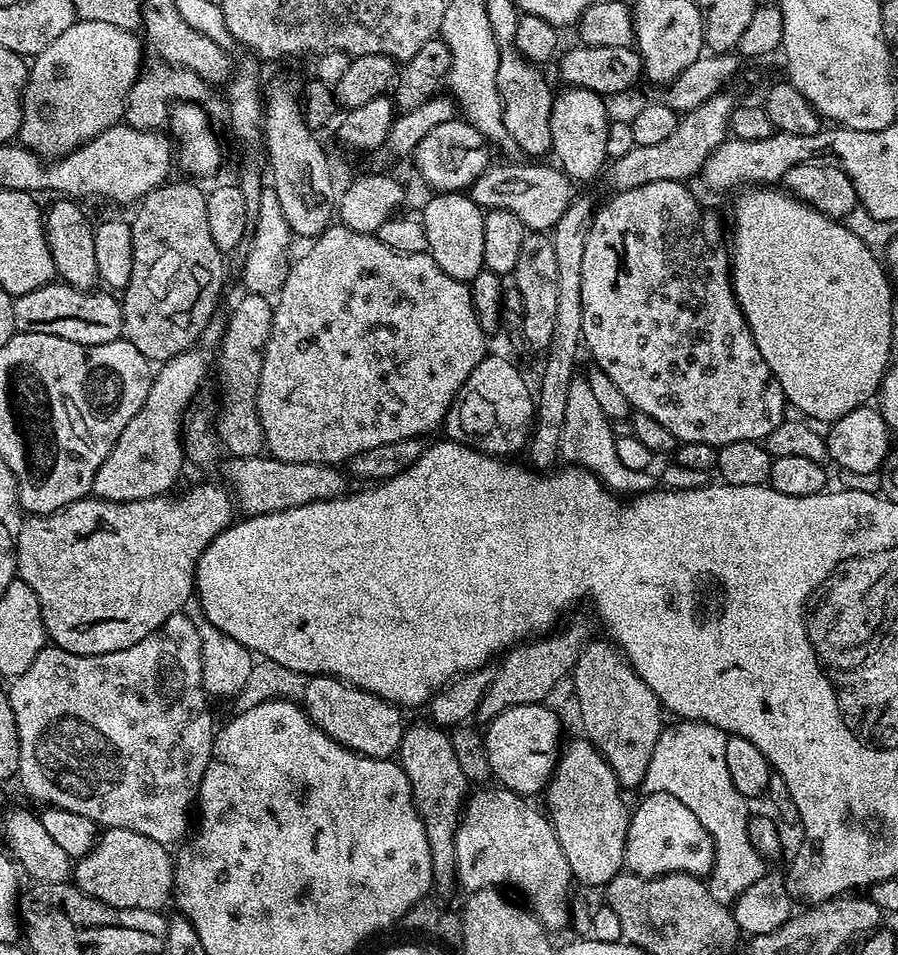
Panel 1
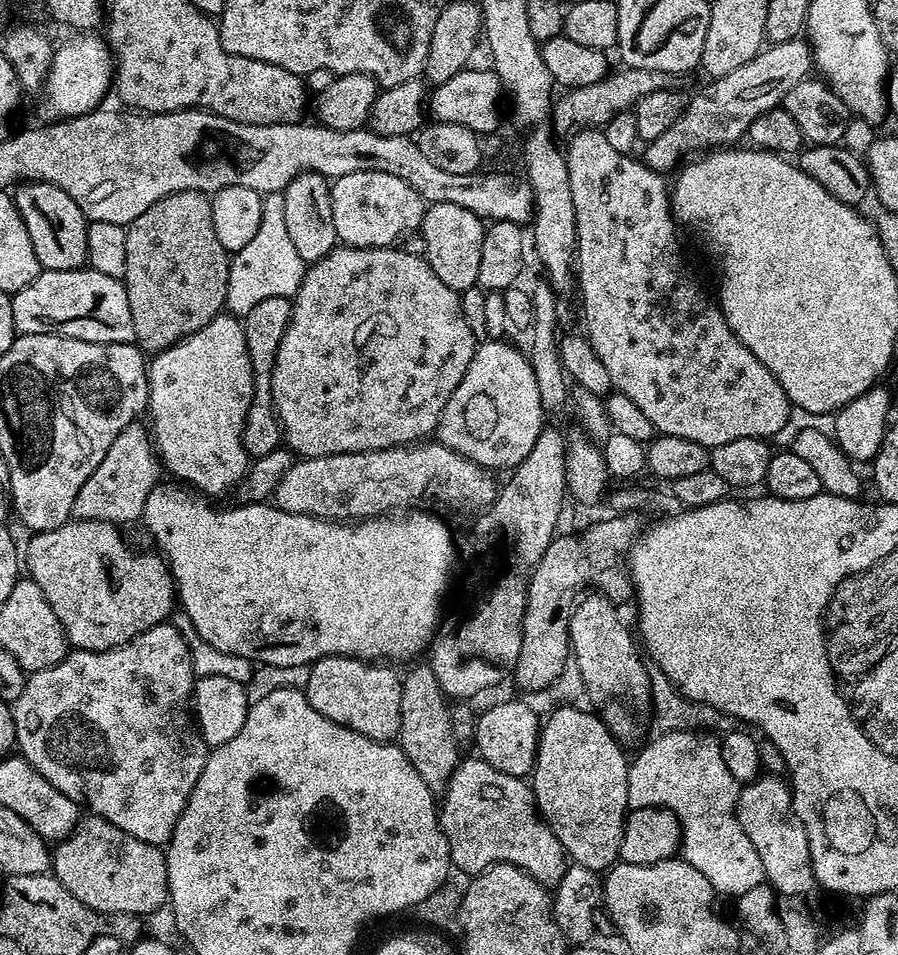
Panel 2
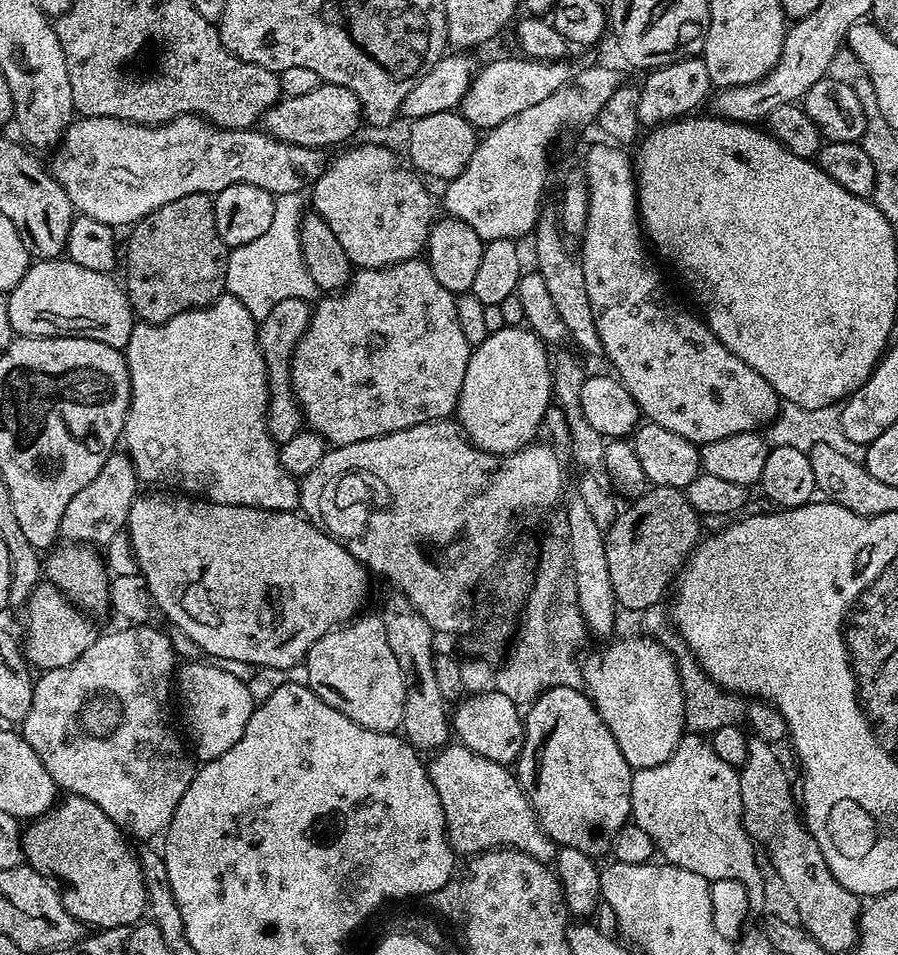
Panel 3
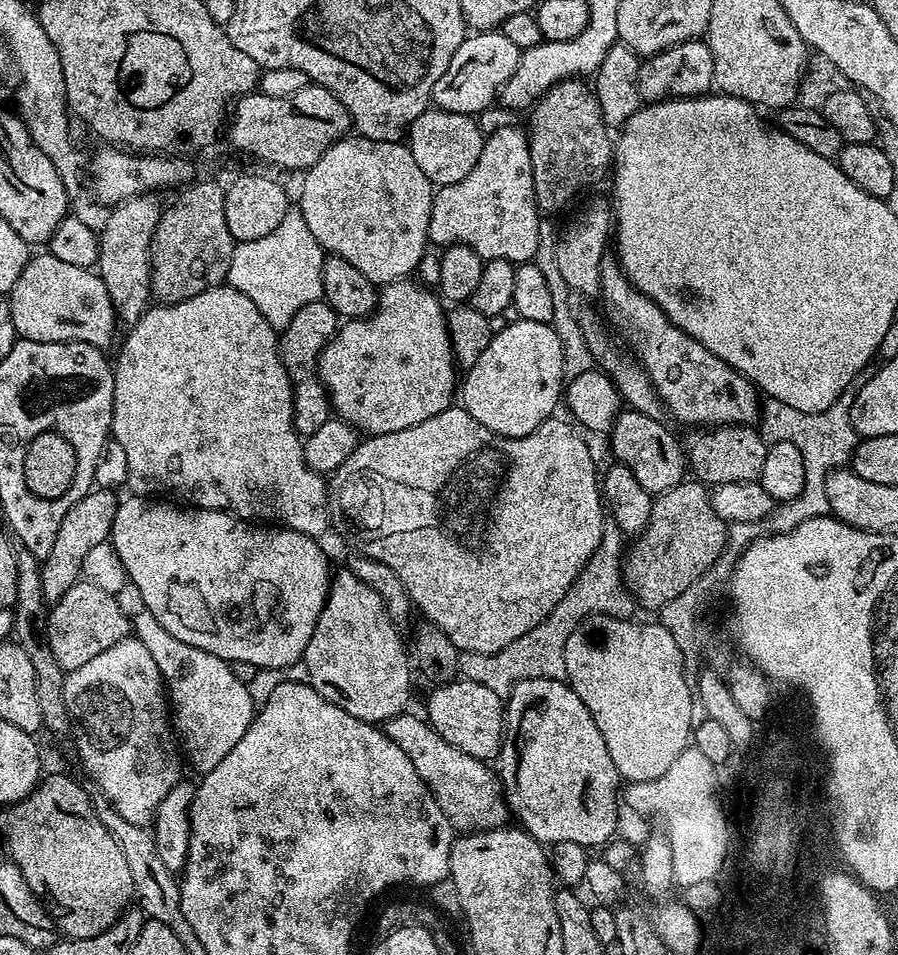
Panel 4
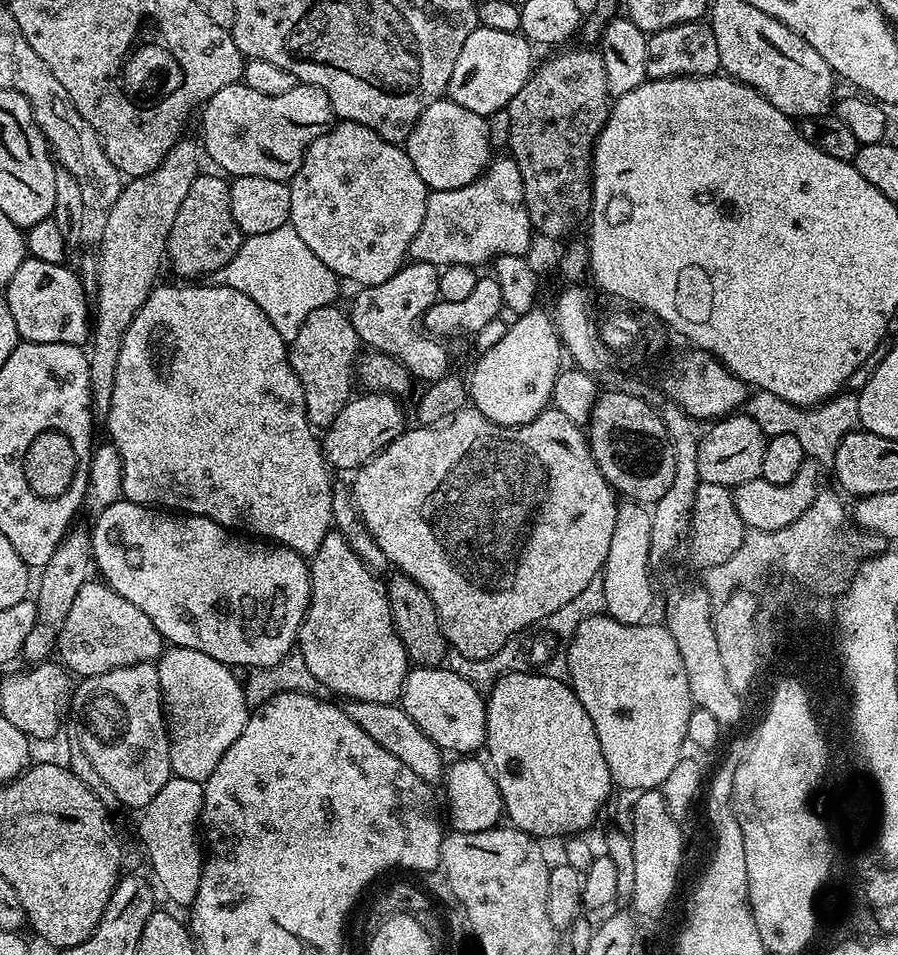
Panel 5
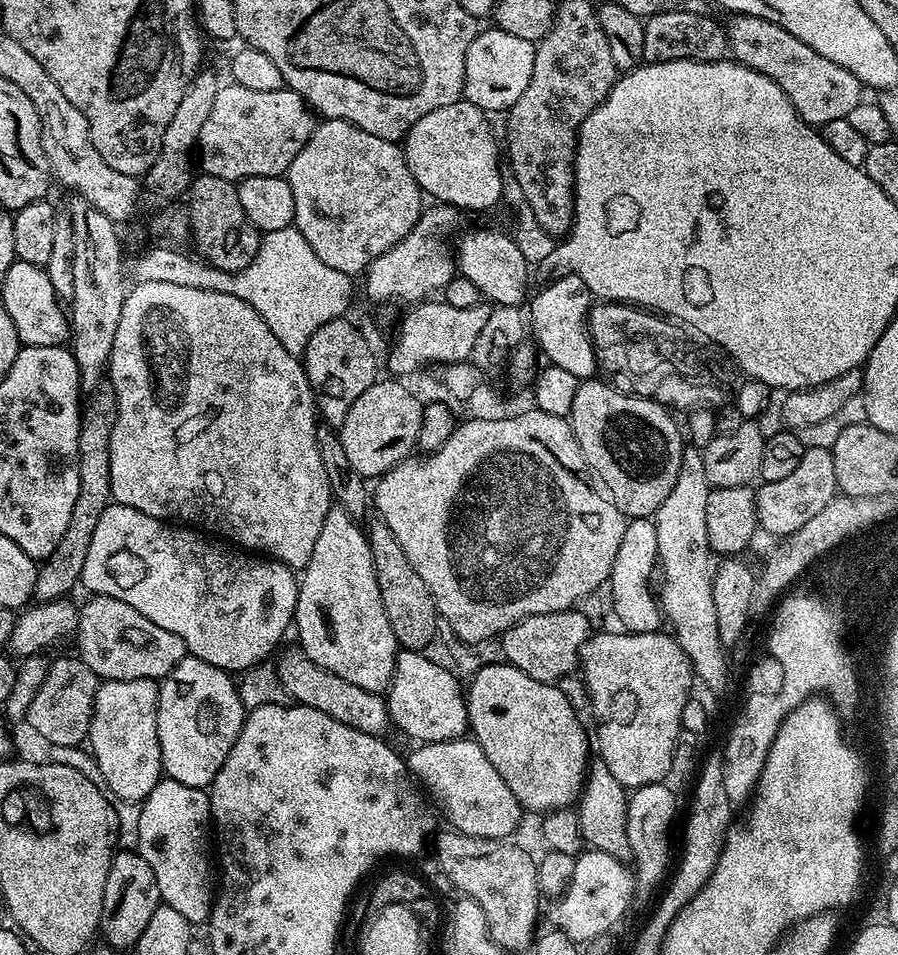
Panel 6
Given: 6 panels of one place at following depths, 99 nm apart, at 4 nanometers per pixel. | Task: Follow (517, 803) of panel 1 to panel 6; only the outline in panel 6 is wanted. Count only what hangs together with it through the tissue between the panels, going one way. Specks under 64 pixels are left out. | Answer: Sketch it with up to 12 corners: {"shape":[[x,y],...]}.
{"shape":[[299,650],[275,667],[295,703],[383,737],[388,701]]}

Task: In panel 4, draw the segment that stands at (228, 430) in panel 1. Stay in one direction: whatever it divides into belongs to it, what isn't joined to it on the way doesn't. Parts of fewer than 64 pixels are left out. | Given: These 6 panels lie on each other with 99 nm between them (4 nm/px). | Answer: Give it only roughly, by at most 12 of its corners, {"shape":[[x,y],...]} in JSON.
{"shape":[[326,301],[302,306],[279,333],[301,438],[333,415],[320,352],[338,327]]}

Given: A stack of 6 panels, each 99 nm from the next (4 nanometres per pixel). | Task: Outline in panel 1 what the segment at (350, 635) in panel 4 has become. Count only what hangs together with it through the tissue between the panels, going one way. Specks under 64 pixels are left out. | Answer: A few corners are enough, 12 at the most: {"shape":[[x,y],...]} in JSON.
{"shape":[[310,676],[302,707],[351,752],[399,753],[405,713],[337,676]]}

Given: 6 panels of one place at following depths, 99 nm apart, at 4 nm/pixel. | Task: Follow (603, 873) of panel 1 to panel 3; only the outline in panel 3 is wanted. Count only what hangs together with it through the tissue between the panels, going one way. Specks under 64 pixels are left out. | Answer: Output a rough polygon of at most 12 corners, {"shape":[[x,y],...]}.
{"shape":[[578,688],[523,713],[516,781],[560,848],[600,858],[634,769]]}

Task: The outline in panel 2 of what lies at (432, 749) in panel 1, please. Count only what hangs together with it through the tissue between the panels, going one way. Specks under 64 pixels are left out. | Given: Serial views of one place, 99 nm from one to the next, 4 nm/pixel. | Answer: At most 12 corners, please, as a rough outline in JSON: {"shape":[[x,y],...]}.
{"shape":[[431,663],[401,677],[396,742],[440,794],[462,753]]}

